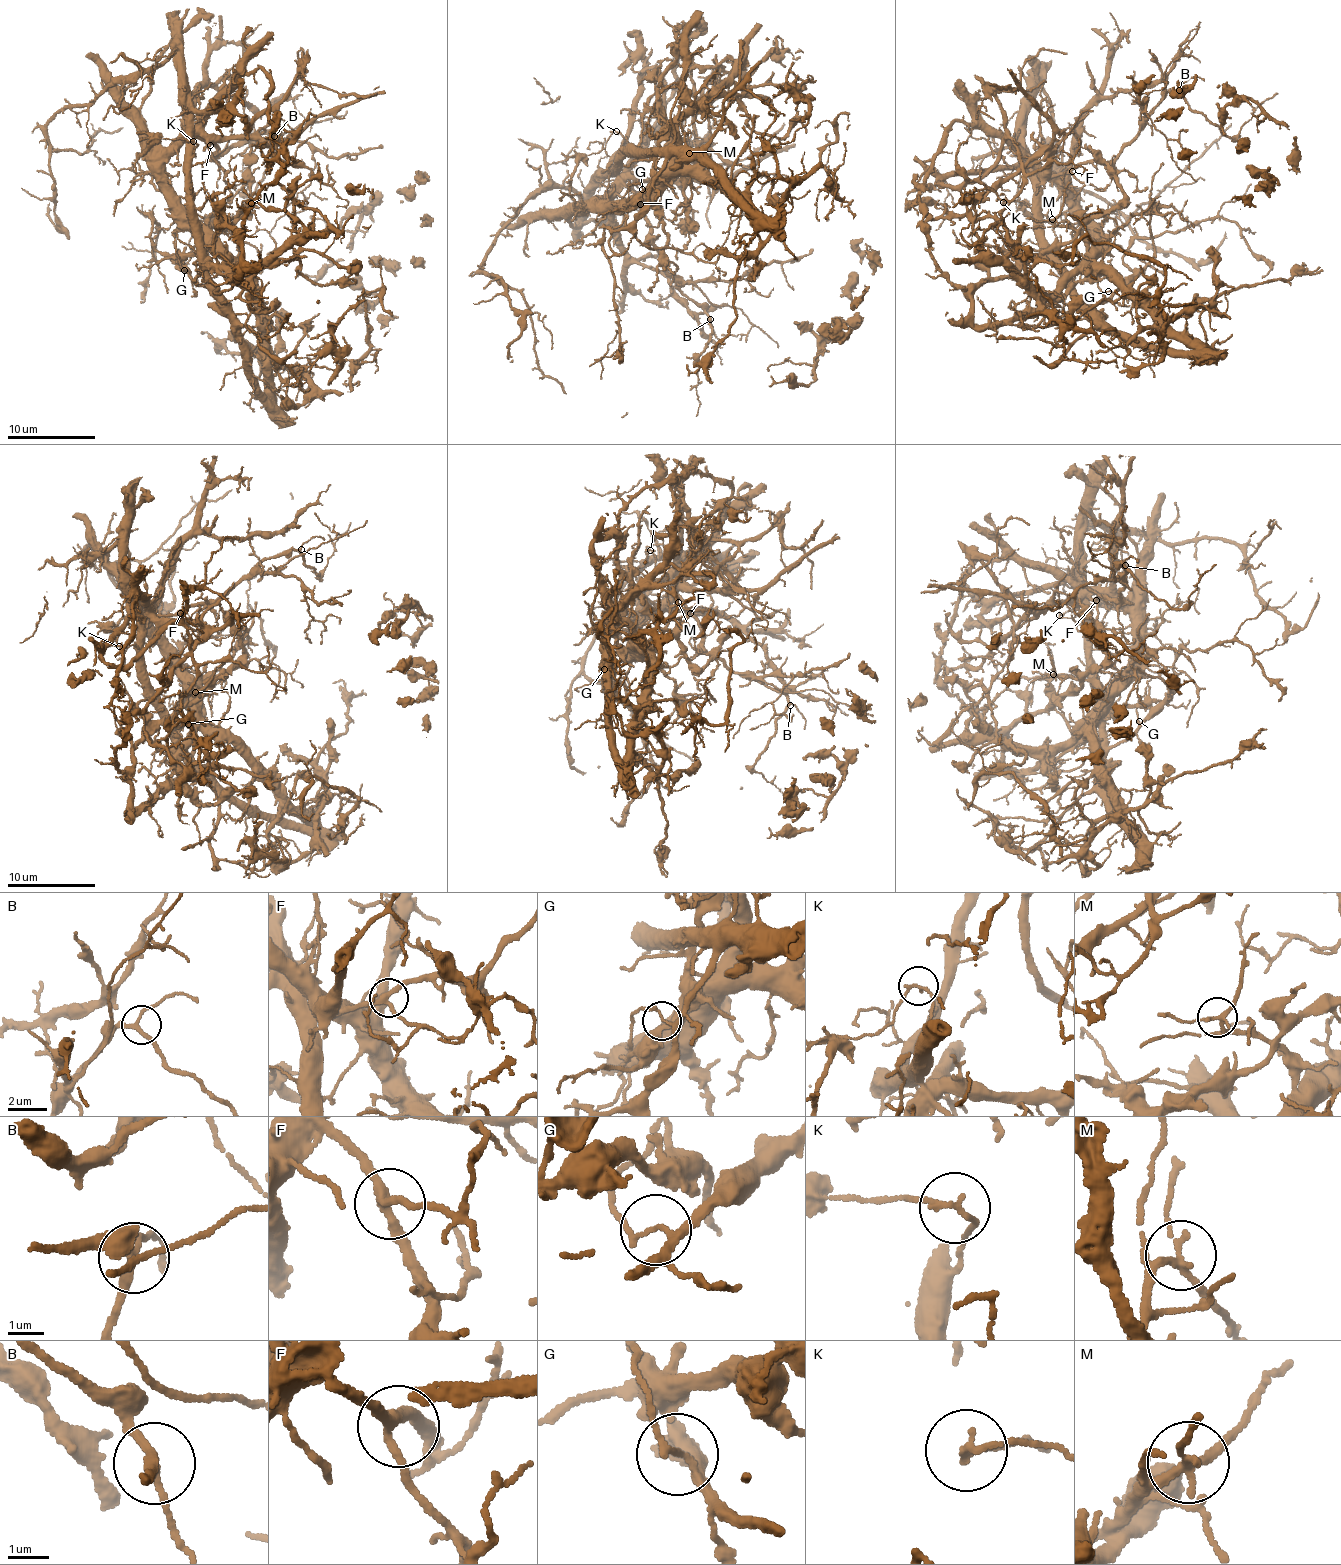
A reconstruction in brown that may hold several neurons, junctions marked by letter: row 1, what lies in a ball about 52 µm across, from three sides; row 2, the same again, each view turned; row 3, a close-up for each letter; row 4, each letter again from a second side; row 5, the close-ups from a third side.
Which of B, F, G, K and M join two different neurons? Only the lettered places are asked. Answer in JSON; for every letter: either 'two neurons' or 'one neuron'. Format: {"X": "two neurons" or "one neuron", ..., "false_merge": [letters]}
{"B": "one neuron", "F": "one neuron", "G": "two neurons", "K": "two neurons", "M": "one neuron", "false_merge": ["G", "K"]}

